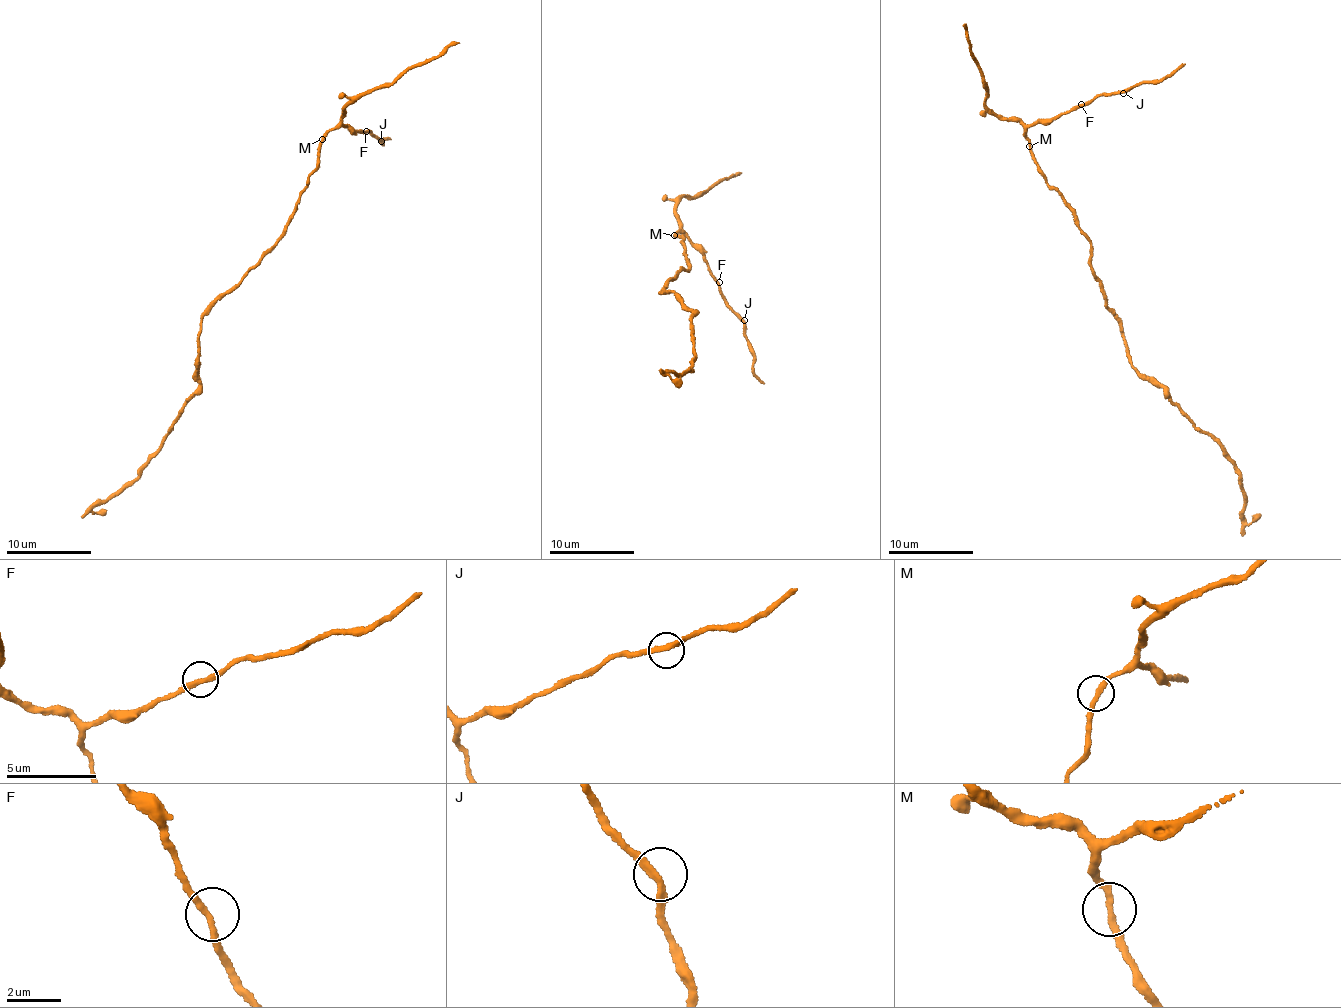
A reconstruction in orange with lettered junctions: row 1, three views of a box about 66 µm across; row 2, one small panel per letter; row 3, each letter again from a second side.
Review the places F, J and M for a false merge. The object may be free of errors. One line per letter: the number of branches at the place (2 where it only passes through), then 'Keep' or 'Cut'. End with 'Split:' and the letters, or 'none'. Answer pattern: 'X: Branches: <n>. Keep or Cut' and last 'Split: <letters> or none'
F: Branches: 2. Keep
J: Branches: 2. Keep
M: Branches: 2. Keep
Split: none

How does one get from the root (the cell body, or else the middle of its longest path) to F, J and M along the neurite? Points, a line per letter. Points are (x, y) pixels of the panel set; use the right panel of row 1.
F: (1094, 272), (1088, 238), (1060, 194), (1044, 180), (1024, 134), (1028, 127), (1052, 121), (1081, 104)
J: (1094, 272), (1088, 238), (1060, 194), (1044, 180), (1024, 134), (1028, 127), (1052, 121), (1100, 95), (1123, 93)
M: (1094, 272), (1088, 238), (1060, 194), (1044, 180), (1029, 146)

